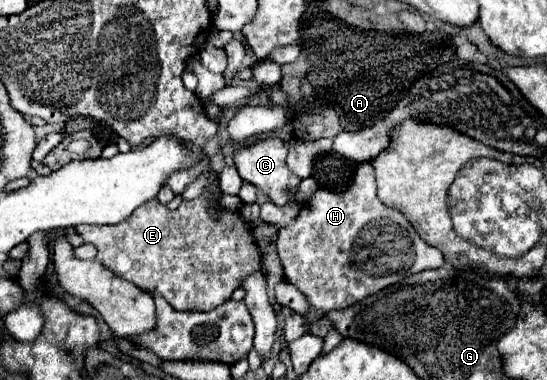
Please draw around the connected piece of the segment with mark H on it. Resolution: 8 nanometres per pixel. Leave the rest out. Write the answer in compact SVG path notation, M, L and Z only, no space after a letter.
M370 162L358 164L348 190L316 190L302 206L298 218L278 230L276 244L286 280L308 298L310 310L304 314L306 328L328 312L344 310L364 300L364 296L388 288L388 284L444 264L444 256L438 248L426 244L398 210L378 200Z

